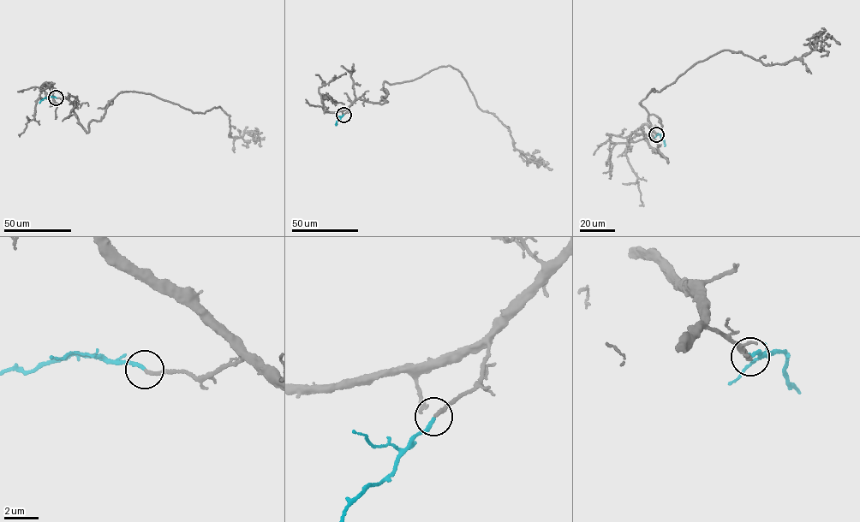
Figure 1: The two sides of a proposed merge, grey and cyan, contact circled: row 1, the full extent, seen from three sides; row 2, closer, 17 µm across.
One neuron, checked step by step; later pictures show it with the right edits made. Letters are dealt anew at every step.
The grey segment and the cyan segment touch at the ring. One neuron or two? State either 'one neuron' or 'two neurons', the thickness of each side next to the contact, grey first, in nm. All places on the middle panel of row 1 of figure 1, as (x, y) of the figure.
one neuron | 200/200 nm

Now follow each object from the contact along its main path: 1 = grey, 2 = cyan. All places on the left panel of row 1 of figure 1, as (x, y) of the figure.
1: (56, 97), (87, 132), (123, 91), (194, 113), (219, 106), (229, 136), (247, 133), (261, 145)
2: (56, 97), (44, 97), (39, 103)

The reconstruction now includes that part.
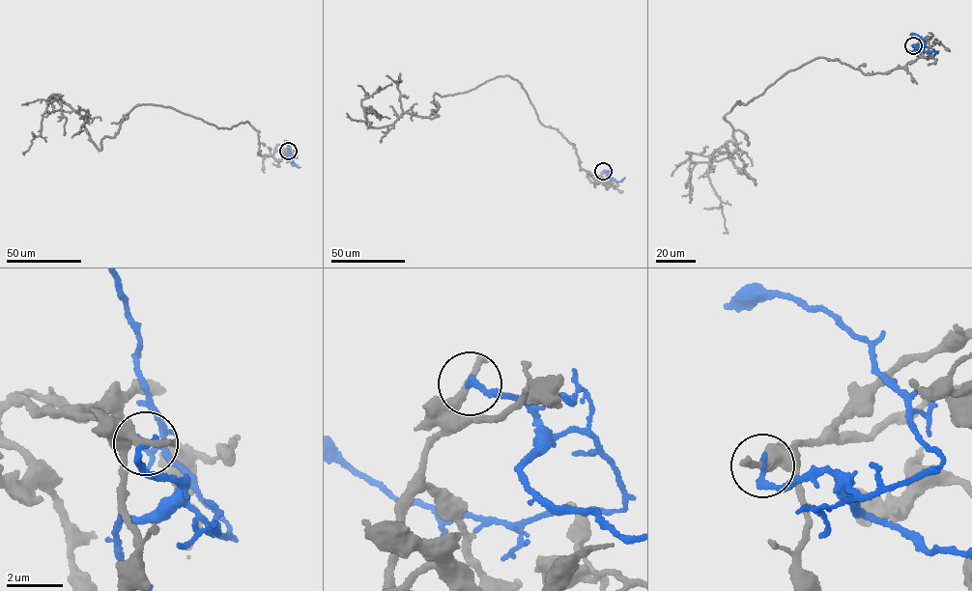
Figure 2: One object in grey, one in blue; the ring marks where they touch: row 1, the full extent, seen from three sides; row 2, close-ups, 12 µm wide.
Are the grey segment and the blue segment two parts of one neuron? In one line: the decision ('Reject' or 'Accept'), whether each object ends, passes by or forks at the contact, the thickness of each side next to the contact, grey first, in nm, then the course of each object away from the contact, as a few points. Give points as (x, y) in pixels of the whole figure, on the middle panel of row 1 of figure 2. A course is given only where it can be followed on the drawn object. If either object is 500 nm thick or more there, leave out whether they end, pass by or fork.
Reject. At the ring grey ends. At the ring blue ends. Thickness 340 nm (grey) against 240 nm. Course of grey: (603, 171), (596, 183), (509, 75), (436, 93), (433, 118), (406, 113), (367, 126), (369, 110), (378, 117). Course of blue: (603, 171), (615, 181), (625, 177)

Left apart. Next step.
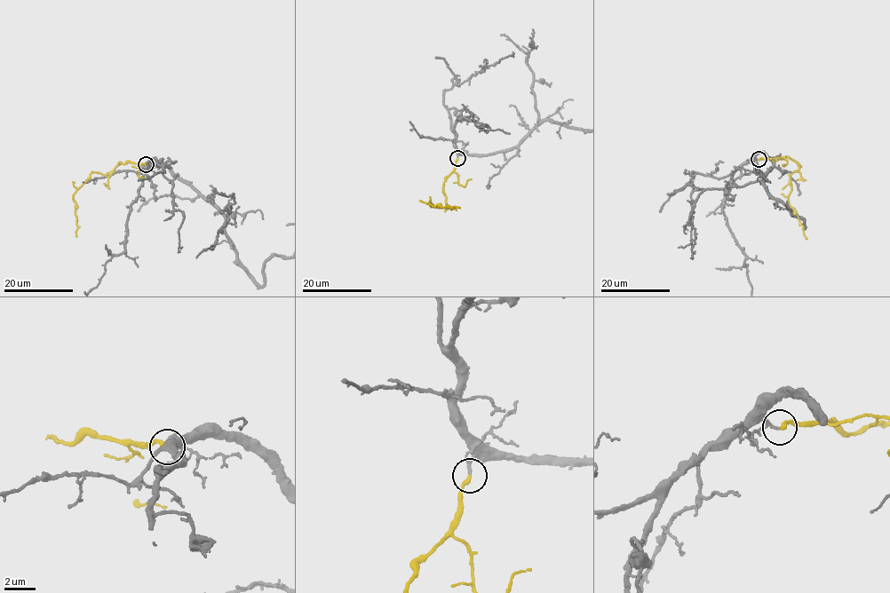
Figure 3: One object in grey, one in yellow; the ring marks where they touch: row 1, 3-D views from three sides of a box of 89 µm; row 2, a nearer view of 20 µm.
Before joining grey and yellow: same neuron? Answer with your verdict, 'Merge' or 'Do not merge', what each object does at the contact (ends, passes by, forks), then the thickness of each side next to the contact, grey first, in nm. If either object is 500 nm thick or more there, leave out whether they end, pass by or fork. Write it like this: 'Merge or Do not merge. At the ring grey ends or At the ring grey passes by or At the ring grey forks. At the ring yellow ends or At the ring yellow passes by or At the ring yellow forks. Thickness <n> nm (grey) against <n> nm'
Merge. At the ring grey passes by. At the ring yellow ends. Thickness 130 nm (grey) against 260 nm

